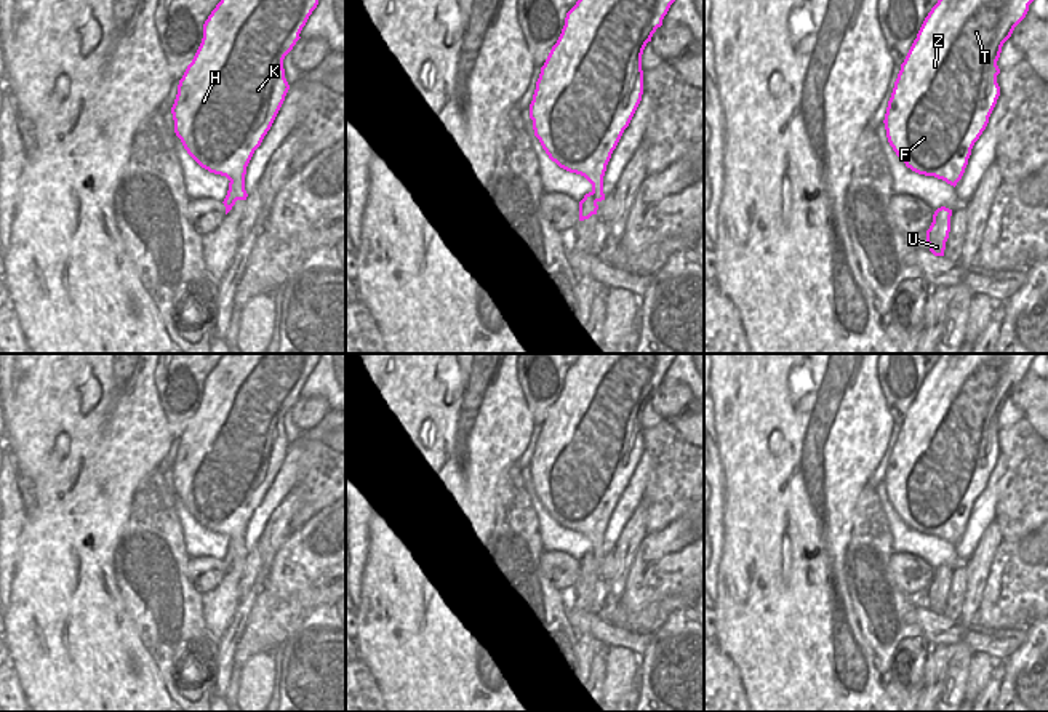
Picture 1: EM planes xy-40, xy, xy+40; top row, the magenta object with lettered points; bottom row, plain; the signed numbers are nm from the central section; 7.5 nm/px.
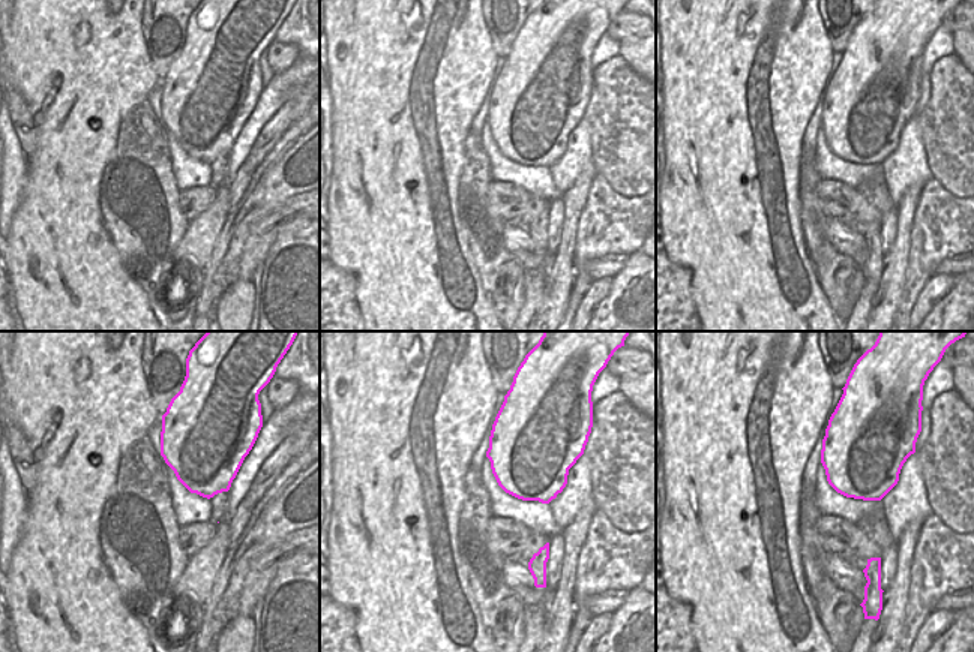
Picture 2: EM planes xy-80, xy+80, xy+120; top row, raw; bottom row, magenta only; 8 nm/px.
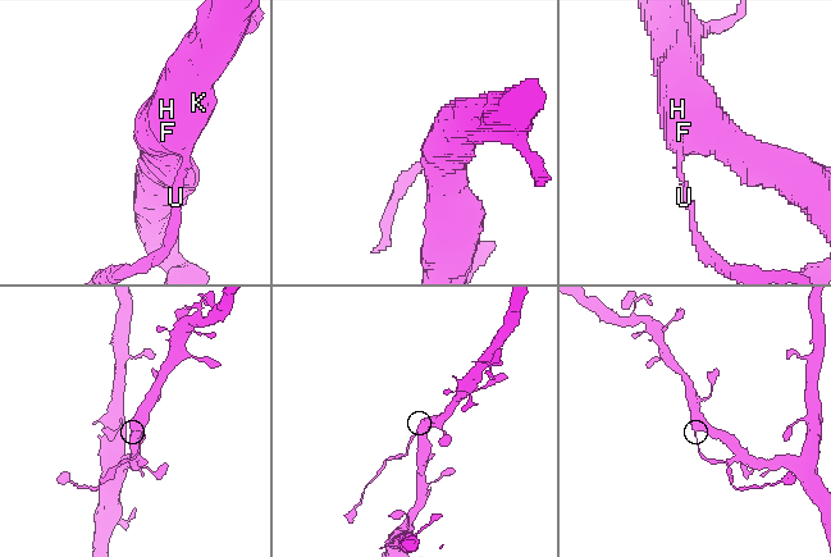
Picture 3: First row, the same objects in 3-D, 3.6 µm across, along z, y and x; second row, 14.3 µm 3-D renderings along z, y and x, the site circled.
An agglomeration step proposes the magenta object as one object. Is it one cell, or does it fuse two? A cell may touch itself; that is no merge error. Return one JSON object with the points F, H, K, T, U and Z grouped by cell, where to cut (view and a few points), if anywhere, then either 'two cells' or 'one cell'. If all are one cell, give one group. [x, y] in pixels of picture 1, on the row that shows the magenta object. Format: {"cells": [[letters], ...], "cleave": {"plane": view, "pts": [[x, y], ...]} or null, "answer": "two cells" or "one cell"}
{"cells": [["F", "H", "K", "T", "Z"], ["U"]], "cleave": {"plane": "xy-40", "pts": [[231, 180], [237, 199]]}, "answer": "two cells"}

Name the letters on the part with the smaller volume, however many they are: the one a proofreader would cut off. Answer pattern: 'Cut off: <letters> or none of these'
Cut off: U

